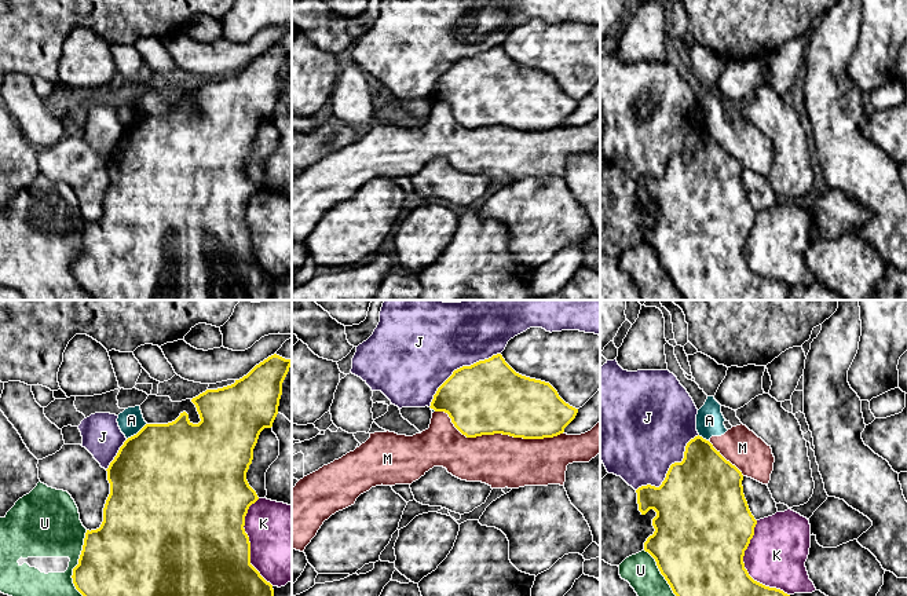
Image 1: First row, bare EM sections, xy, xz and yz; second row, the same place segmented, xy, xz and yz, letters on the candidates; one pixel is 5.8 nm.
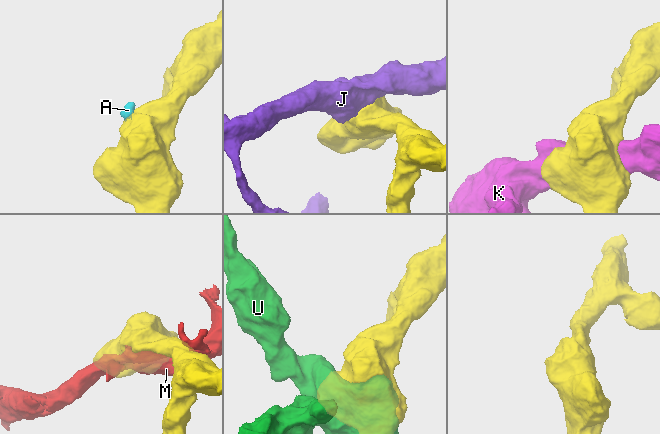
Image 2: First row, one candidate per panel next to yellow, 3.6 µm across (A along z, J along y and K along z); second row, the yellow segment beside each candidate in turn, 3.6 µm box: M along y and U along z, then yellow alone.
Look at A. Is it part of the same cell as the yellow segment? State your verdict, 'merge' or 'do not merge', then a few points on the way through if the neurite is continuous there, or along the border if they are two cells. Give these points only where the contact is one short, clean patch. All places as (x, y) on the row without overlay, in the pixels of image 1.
do not merge; border xy (146, 114), (127, 131)

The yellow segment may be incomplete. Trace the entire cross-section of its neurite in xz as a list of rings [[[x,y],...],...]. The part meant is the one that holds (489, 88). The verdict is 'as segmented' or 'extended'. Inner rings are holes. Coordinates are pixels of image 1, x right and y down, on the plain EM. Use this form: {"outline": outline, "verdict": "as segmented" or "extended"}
{"outline": [[[501,45],[454,62],[438,80],[429,99],[447,105],[467,129],[494,125],[523,131],[553,129],[563,125],[578,105],[549,74],[516,65]]], "verdict": "as segmented"}

